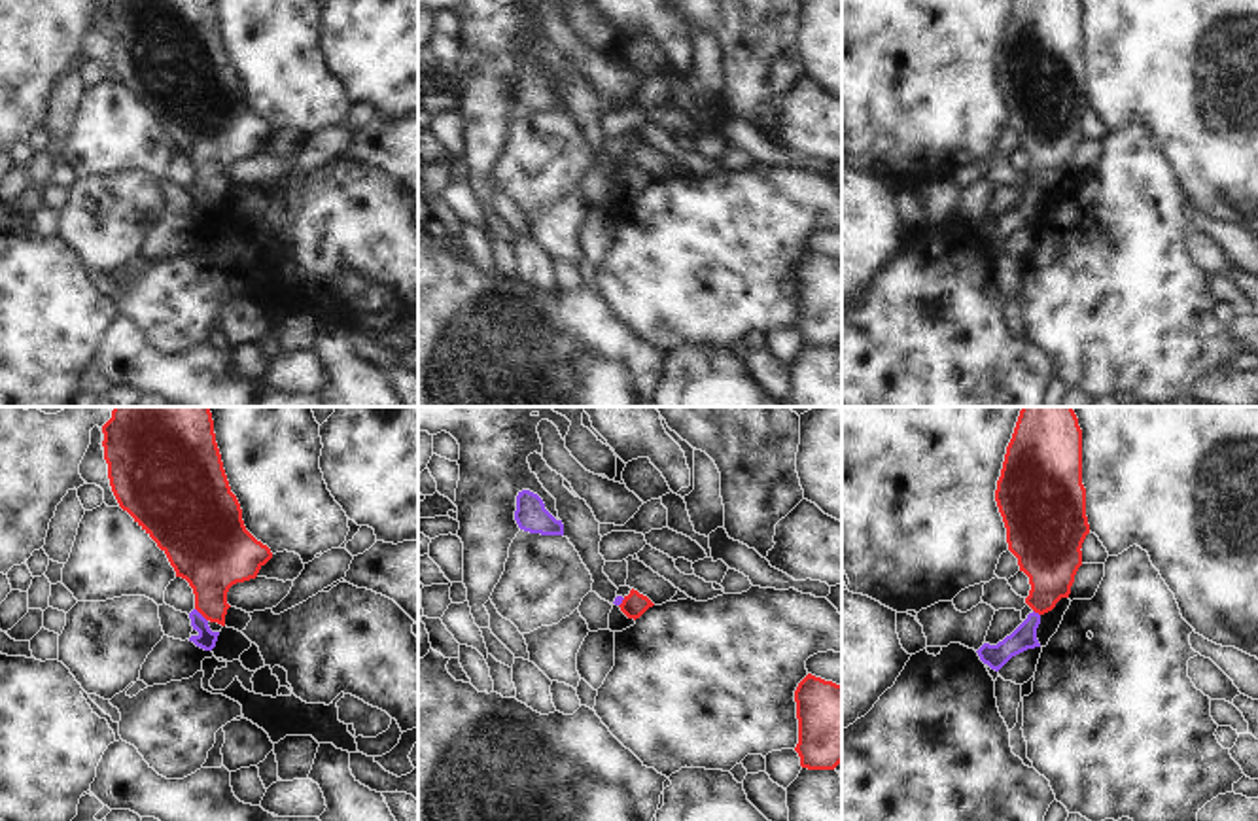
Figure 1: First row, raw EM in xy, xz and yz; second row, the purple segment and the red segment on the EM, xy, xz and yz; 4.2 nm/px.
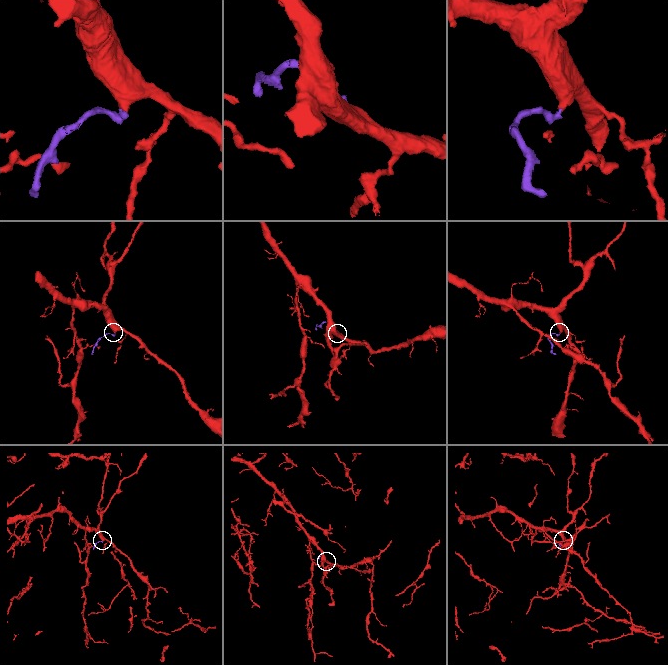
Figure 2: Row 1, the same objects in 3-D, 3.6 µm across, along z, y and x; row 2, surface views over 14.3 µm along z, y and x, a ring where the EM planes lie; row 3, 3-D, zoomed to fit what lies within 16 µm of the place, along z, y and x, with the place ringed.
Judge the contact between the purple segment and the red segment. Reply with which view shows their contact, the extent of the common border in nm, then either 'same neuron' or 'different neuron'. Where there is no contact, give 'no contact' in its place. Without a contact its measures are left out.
meets purple in xy; contact 80 nm long; same neuron

